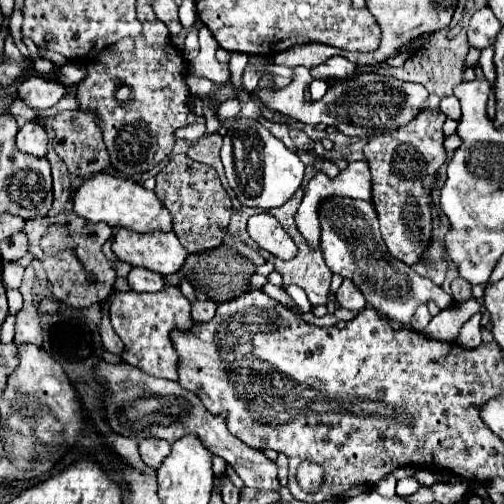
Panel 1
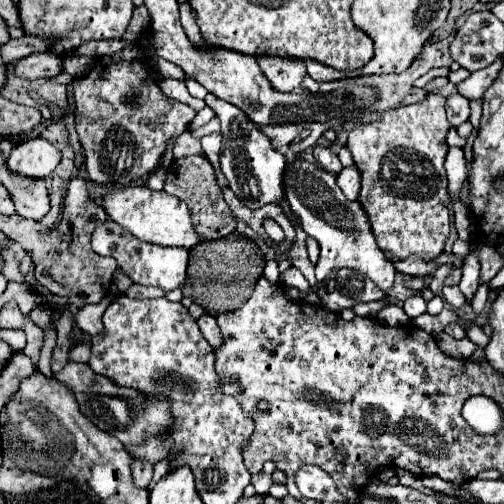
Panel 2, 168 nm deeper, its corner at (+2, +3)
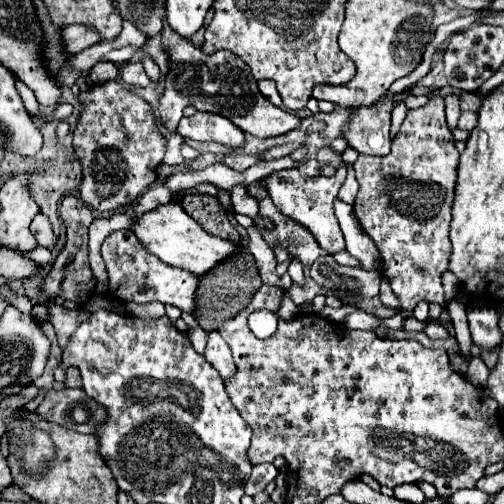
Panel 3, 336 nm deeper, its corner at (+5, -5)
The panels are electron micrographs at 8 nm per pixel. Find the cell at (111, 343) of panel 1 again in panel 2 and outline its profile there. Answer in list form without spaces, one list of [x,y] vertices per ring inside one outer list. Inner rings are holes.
[[[111,294],[111,296],[105,296],[99,304],[89,304],[87,308],[79,310],[79,312],[75,314],[75,324],[77,324],[83,332],[87,332],[87,334],[99,334],[99,332],[101,332],[101,316],[103,316],[107,304],[109,304],[113,298],[115,298],[113,294]]]

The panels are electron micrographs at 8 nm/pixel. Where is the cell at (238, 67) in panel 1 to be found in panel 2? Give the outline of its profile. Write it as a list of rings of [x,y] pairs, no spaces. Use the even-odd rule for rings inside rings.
[[[205,106],[202,110],[197,112],[195,118],[189,125],[189,130],[195,130],[200,126],[208,123],[215,116],[214,112],[208,106]]]

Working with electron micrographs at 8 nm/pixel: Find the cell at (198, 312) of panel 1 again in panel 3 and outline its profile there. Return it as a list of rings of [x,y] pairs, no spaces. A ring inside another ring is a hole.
[[[208,332],[208,344],[204,350],[204,356],[208,358],[208,362],[220,372],[222,378],[232,376],[232,372],[236,370],[236,364],[232,360],[230,348],[228,344],[222,340],[222,336],[218,336],[218,332]]]

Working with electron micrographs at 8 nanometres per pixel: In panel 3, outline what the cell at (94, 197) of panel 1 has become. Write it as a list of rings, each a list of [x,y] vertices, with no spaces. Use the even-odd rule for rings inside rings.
[[[174,200],[168,204],[160,204],[158,208],[148,210],[140,216],[134,216],[130,230],[136,234],[140,244],[150,254],[154,254],[166,264],[184,268],[196,276],[202,276],[202,272],[208,272],[212,266],[216,266],[220,260],[224,260],[236,250],[234,242],[228,242],[228,240],[222,240],[204,232],[202,226],[192,216],[188,216],[184,208]]]

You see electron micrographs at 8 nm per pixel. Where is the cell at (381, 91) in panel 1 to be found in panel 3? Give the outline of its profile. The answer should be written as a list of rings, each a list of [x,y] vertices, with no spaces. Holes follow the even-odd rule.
[[[162,18],[162,50],[168,56],[168,72],[166,72],[166,86],[164,96],[160,98],[160,120],[170,130],[176,132],[176,124],[182,118],[182,110],[192,104],[200,112],[212,112],[226,116],[232,120],[240,130],[258,138],[272,138],[286,134],[300,126],[302,118],[296,112],[278,108],[270,104],[258,90],[254,76],[250,74],[248,64],[236,58],[232,52],[218,50],[214,54],[204,54],[196,48],[188,38],[174,32],[166,18]]]

